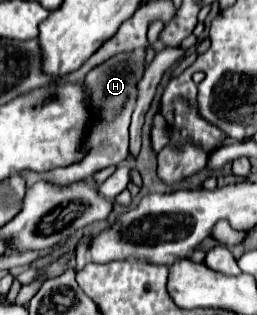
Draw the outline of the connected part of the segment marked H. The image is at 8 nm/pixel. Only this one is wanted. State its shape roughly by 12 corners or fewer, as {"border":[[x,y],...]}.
{"border":[[146,50],[122,52],[84,78],[92,120],[84,158],[20,172],[68,186],[128,156]]}

